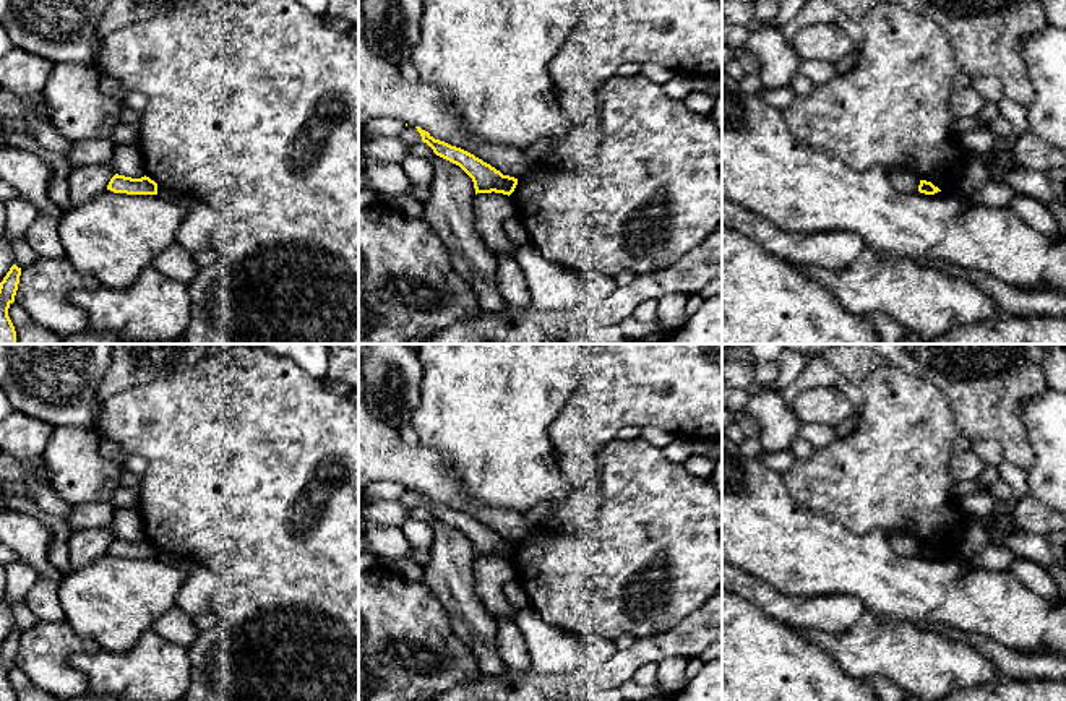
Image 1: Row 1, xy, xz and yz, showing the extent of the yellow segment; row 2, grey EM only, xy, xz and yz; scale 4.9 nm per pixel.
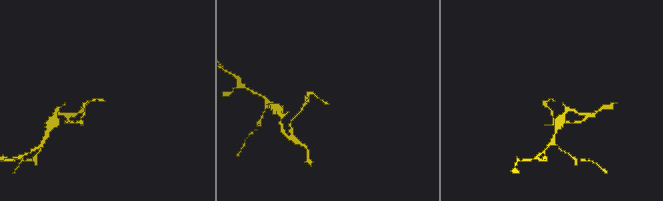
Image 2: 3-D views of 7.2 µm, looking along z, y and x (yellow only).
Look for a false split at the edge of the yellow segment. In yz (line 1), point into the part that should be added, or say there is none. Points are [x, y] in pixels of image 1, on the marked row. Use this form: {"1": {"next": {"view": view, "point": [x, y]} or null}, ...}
{"1": {"next": null}}

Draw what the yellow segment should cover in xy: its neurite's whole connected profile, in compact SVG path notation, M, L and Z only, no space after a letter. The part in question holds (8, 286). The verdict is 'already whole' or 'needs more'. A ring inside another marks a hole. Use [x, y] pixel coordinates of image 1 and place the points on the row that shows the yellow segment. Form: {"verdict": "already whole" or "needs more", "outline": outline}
{"verdict": "already whole", "outline": "M13 264L0 282L0 344L16 344L16 331L8 316L8 308L15 302L21 276L21 268Z"}

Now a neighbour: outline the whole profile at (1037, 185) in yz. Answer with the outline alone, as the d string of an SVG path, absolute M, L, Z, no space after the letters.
M1024 169L1012 170L1004 177L1003 183L1011 187L1019 195L1037 198L1047 204L1056 200L1047 174L1042 172Z

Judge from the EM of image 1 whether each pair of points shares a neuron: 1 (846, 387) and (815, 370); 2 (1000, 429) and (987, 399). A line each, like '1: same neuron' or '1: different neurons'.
1: same neuron
2: same neuron

